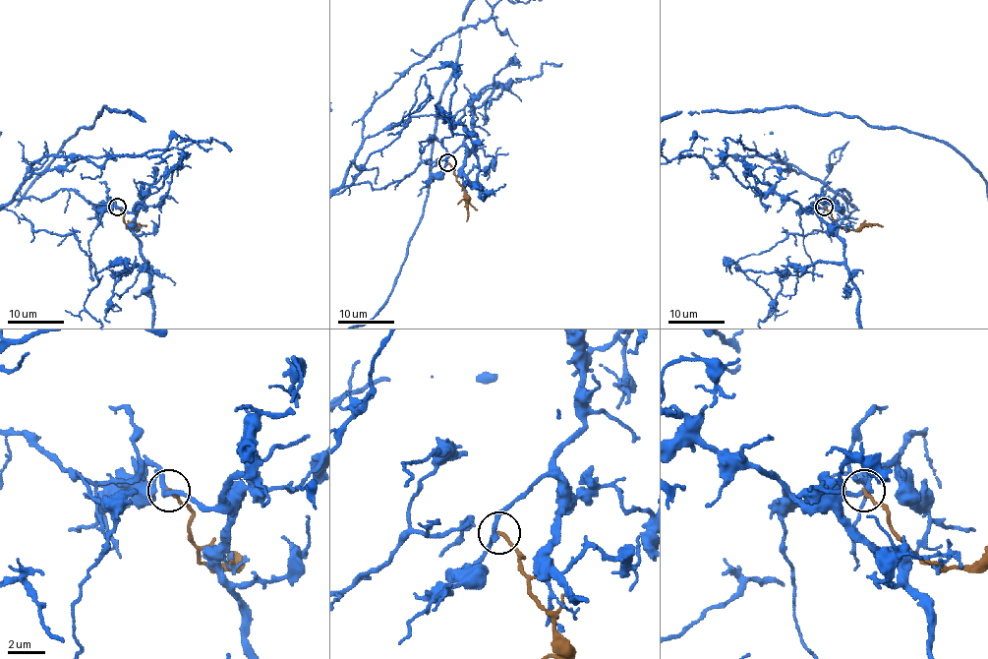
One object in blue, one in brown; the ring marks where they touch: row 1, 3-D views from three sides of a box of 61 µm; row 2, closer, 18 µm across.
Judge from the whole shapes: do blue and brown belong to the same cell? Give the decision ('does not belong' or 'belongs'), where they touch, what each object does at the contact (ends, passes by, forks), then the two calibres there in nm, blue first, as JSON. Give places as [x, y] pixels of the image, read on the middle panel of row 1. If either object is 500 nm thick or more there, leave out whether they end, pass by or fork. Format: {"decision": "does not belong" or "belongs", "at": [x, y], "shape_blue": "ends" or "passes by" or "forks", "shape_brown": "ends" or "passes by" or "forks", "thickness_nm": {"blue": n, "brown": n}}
{"decision": "does not belong", "at": [447, 162], "shape_blue": "passes by", "shape_brown": "ends", "thickness_nm": {"blue": 260, "brown": 200}}

